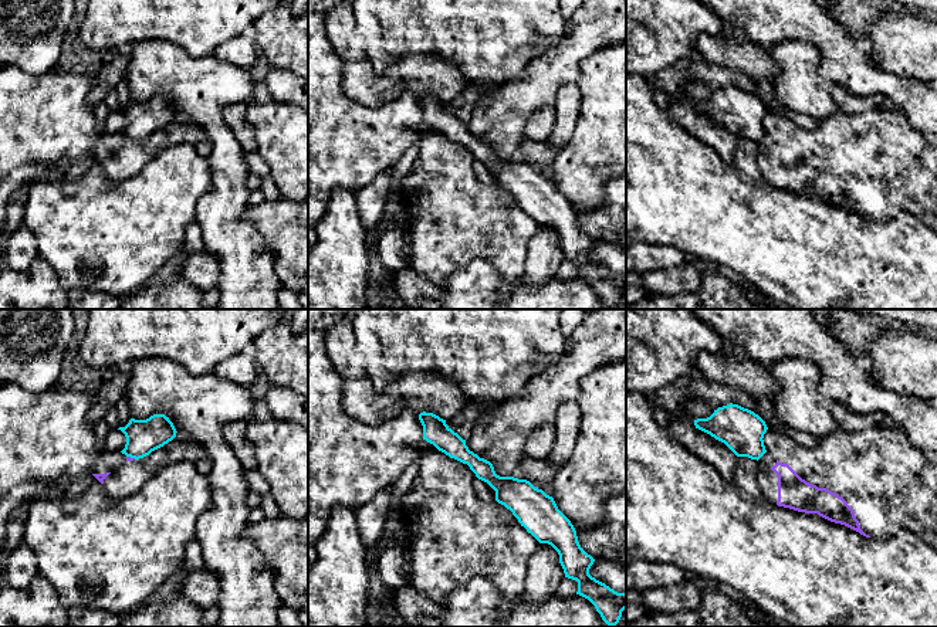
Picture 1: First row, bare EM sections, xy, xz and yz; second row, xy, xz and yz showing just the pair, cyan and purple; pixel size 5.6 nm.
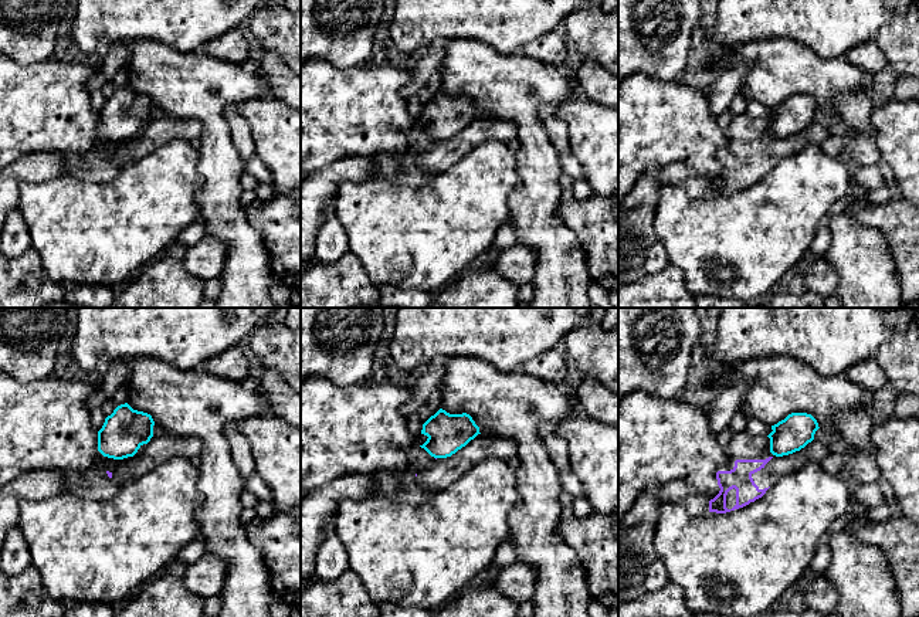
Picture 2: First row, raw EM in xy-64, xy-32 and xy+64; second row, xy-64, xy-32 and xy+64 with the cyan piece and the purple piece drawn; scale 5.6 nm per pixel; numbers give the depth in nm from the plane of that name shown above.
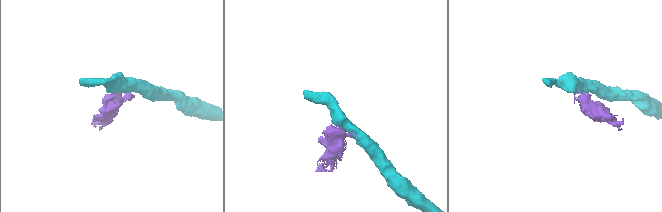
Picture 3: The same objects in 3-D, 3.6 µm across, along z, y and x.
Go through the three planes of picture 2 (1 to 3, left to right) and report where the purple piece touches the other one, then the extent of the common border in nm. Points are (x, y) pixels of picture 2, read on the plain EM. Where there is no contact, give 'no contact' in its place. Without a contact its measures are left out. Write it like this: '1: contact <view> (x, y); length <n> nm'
1: no contact
2: no contact
3: no contact

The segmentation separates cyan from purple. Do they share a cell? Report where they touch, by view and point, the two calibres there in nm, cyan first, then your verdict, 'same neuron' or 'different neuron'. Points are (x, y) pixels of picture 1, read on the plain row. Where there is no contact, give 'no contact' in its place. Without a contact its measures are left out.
meets cyan in xy at (132, 139); 190 nm thick on the cyan side, 20 nm on the other; different neuron

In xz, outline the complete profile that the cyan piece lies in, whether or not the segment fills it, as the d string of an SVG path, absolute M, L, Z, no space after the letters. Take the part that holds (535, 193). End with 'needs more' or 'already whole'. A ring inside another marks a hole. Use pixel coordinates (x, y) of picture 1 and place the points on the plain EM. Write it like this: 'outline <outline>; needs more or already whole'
outline M423 94L419 96L419 102L423 108L423 122L433 126L450 140L467 146L478 162L487 165L495 173L495 183L510 192L528 216L539 226L548 226L558 234L565 260L578 264L576 277L588 281L608 308L616 308L622 299L622 294L626 291L626 275L618 275L589 257L595 241L581 230L574 207L558 192L554 180L547 177L542 172L535 170L527 162L497 157L493 146L470 133L466 128L466 122L454 115L446 106L446 102L439 98Z; already whole

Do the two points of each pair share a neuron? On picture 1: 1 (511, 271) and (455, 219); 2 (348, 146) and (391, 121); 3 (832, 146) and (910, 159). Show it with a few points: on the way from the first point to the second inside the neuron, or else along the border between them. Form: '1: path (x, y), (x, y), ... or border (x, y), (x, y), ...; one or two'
1: path (500, 257), (469, 226); one
2: path (358, 143), (371, 141), (381, 131); one
3: path (852, 159), (890, 159); one

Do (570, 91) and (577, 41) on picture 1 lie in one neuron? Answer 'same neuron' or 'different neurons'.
different neurons

